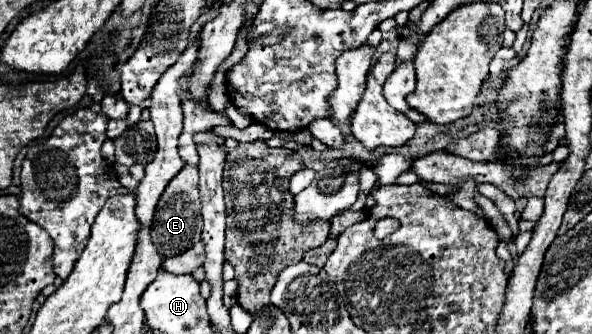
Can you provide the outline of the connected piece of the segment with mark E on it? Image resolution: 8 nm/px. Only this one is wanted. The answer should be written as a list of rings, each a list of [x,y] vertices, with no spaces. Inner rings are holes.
[[[184,166],[172,182],[166,186],[164,194],[158,200],[154,222],[152,222],[152,242],[156,250],[162,256],[174,256],[188,248],[192,248],[200,240],[200,198],[196,190],[196,178],[198,168],[196,166]]]

